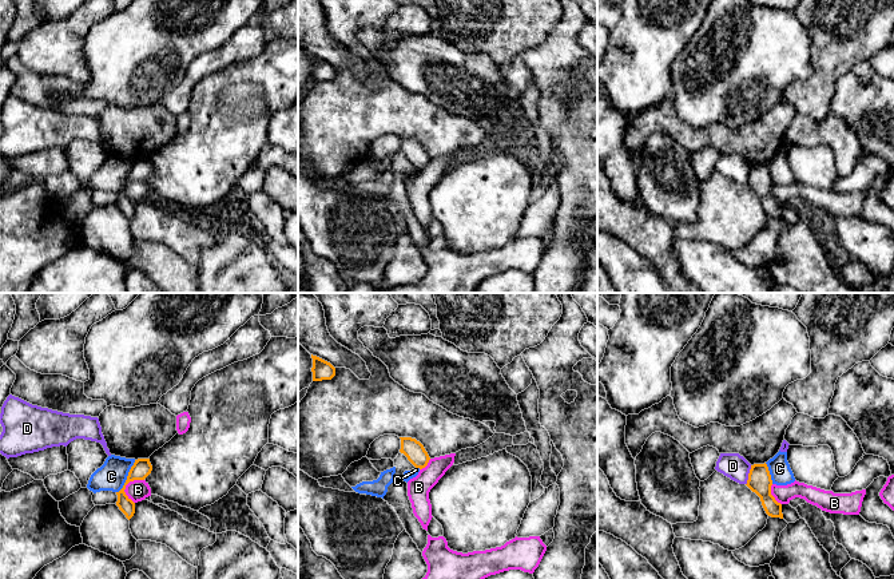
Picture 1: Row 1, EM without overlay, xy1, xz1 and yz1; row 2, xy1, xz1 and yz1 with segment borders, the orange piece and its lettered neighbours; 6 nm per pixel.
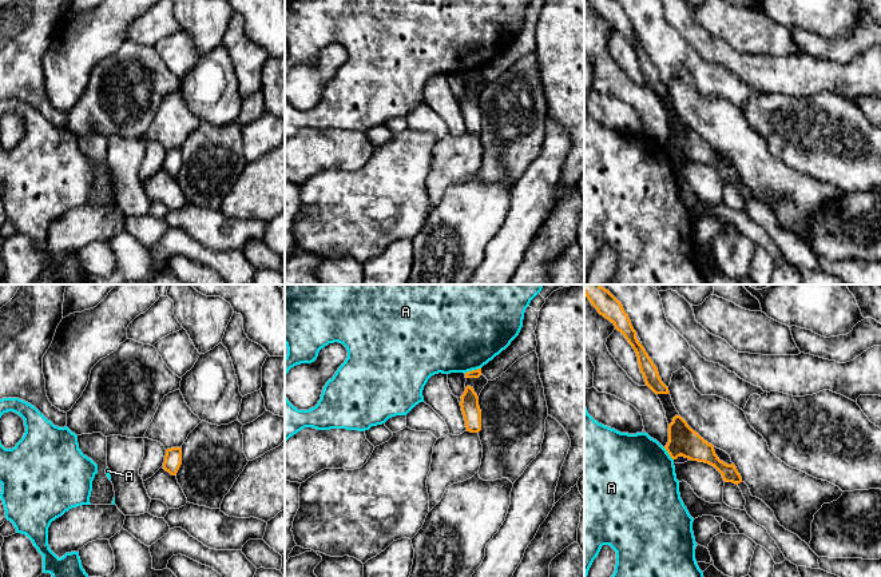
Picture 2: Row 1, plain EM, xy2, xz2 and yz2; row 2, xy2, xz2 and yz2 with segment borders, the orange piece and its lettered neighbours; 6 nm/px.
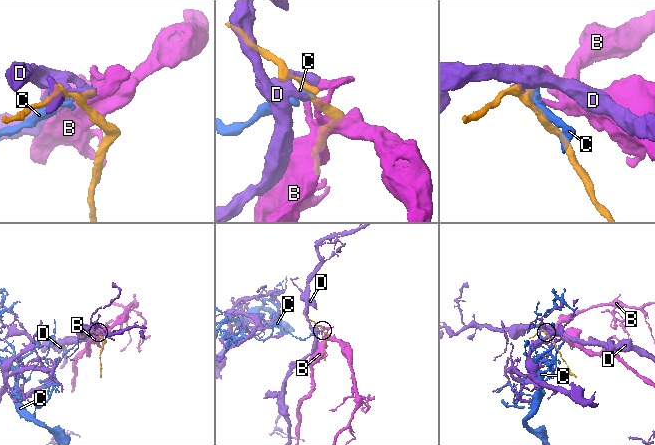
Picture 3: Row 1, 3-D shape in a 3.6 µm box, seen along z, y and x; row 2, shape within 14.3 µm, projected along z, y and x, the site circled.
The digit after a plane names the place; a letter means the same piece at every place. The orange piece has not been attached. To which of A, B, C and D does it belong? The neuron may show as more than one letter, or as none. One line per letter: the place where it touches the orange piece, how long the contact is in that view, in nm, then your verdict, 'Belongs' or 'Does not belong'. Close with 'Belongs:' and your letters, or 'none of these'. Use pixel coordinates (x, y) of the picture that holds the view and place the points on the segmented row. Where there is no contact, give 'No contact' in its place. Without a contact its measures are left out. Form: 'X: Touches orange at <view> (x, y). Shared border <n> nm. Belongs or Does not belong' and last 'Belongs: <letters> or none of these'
A: Touches orange at xz2 (472, 370). Shared border 110 nm. Does not belong
B: Touches orange at xy1 (126, 484). Shared border 160 nm. Does not belong
C: Touches orange at xy1 (127, 476). Shared border 240 nm. Does not belong
D: Touches orange at yz1 (749, 475). Shared border 120 nm. Does not belong
Belongs: none of these

